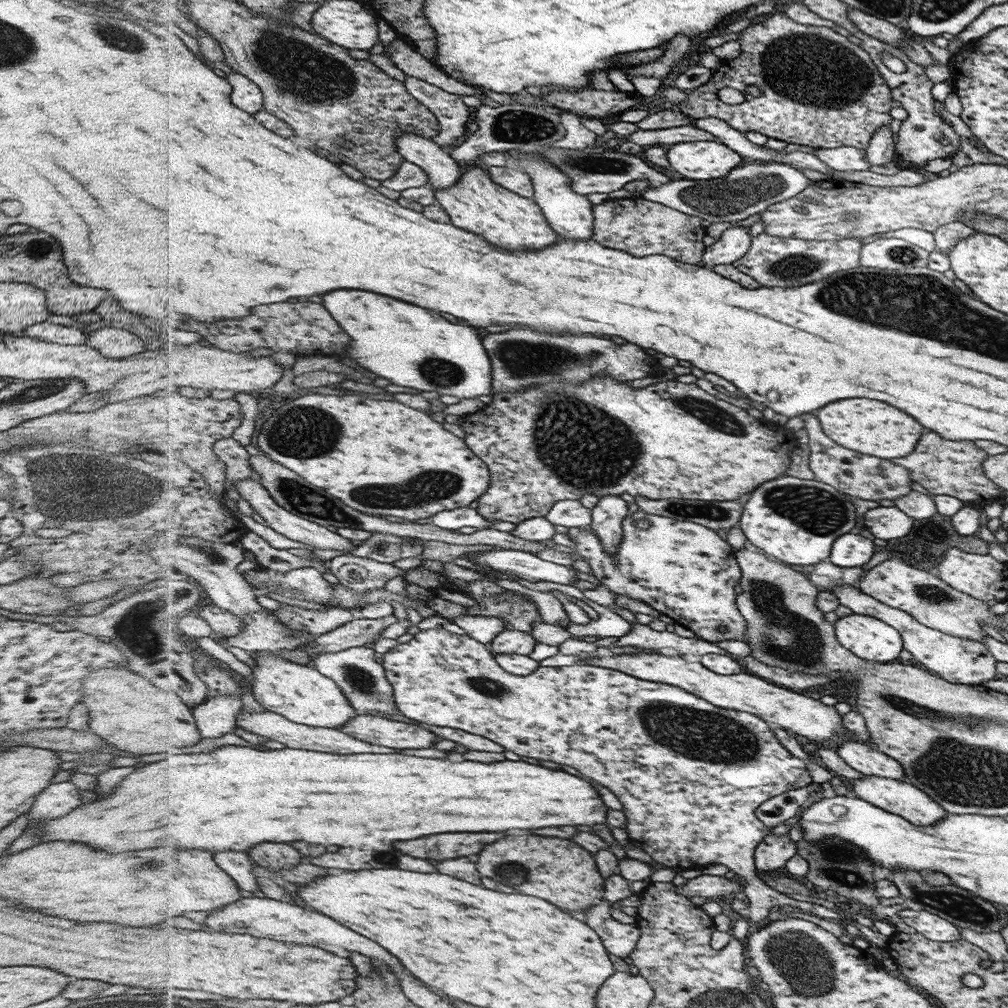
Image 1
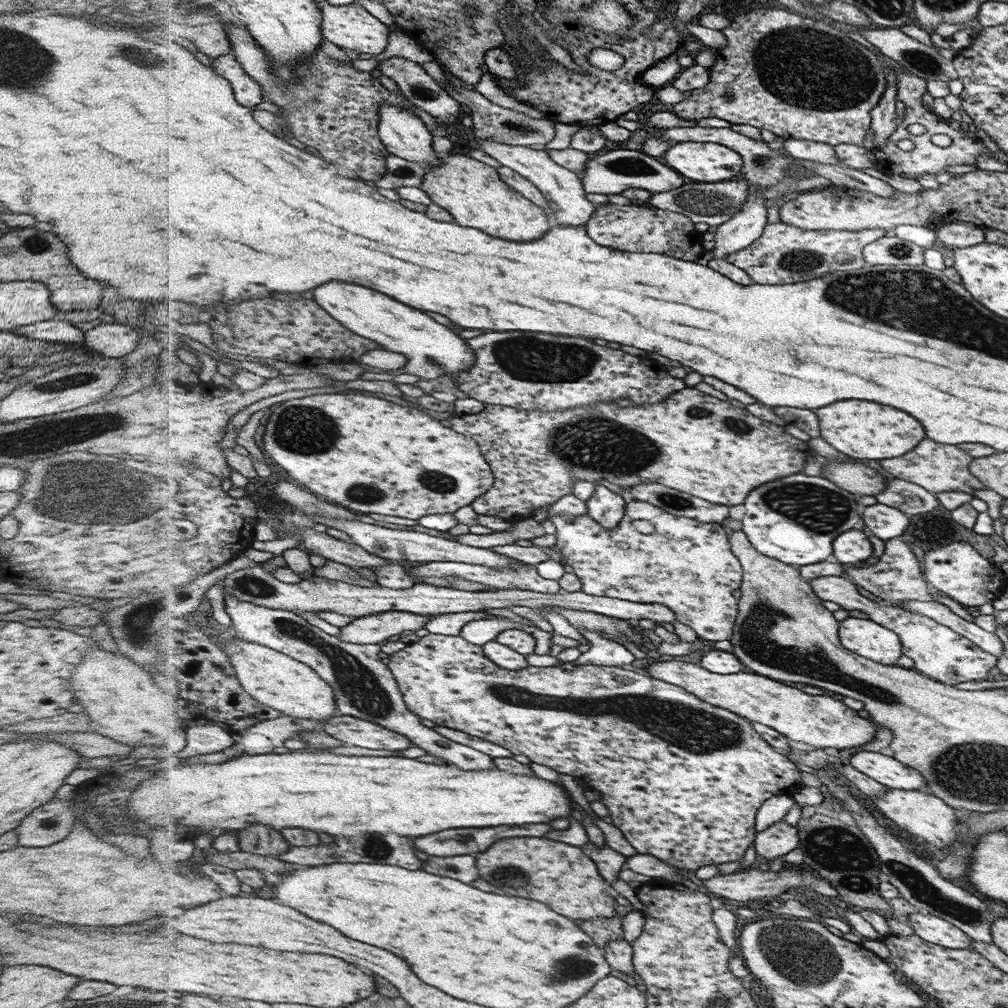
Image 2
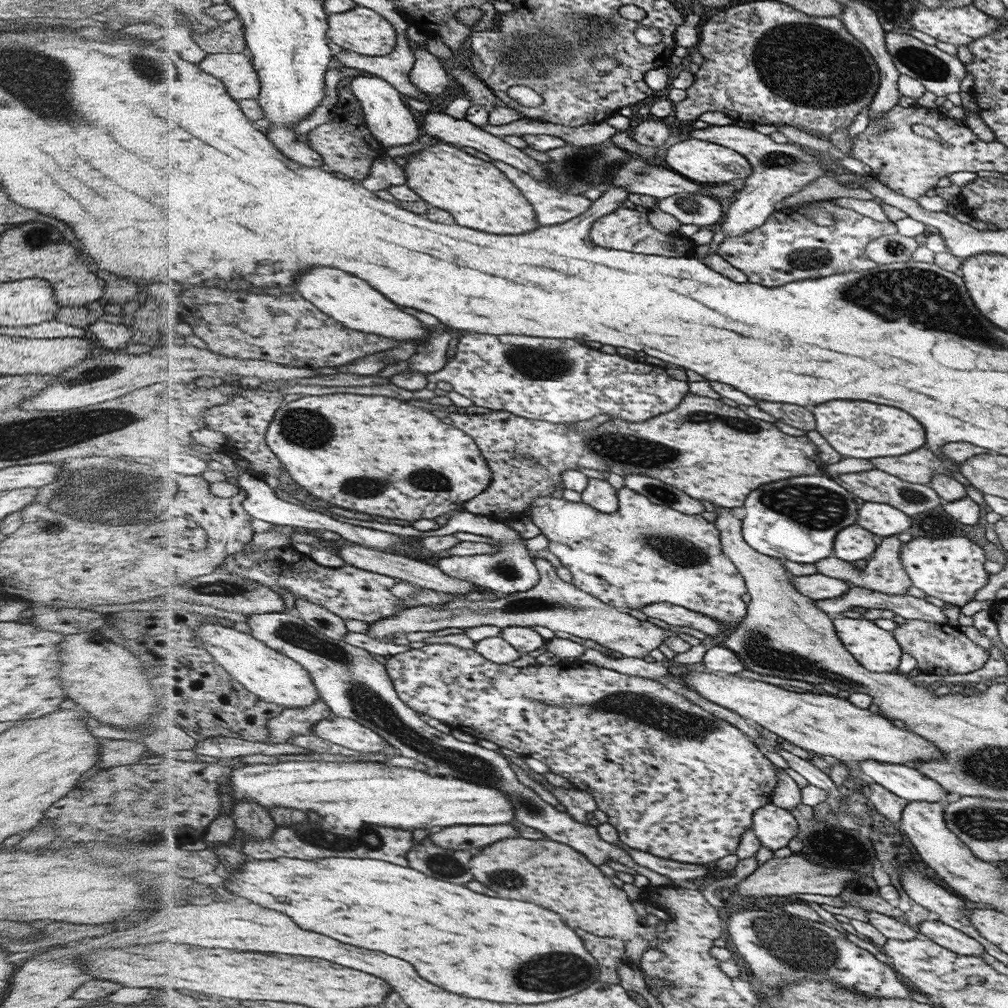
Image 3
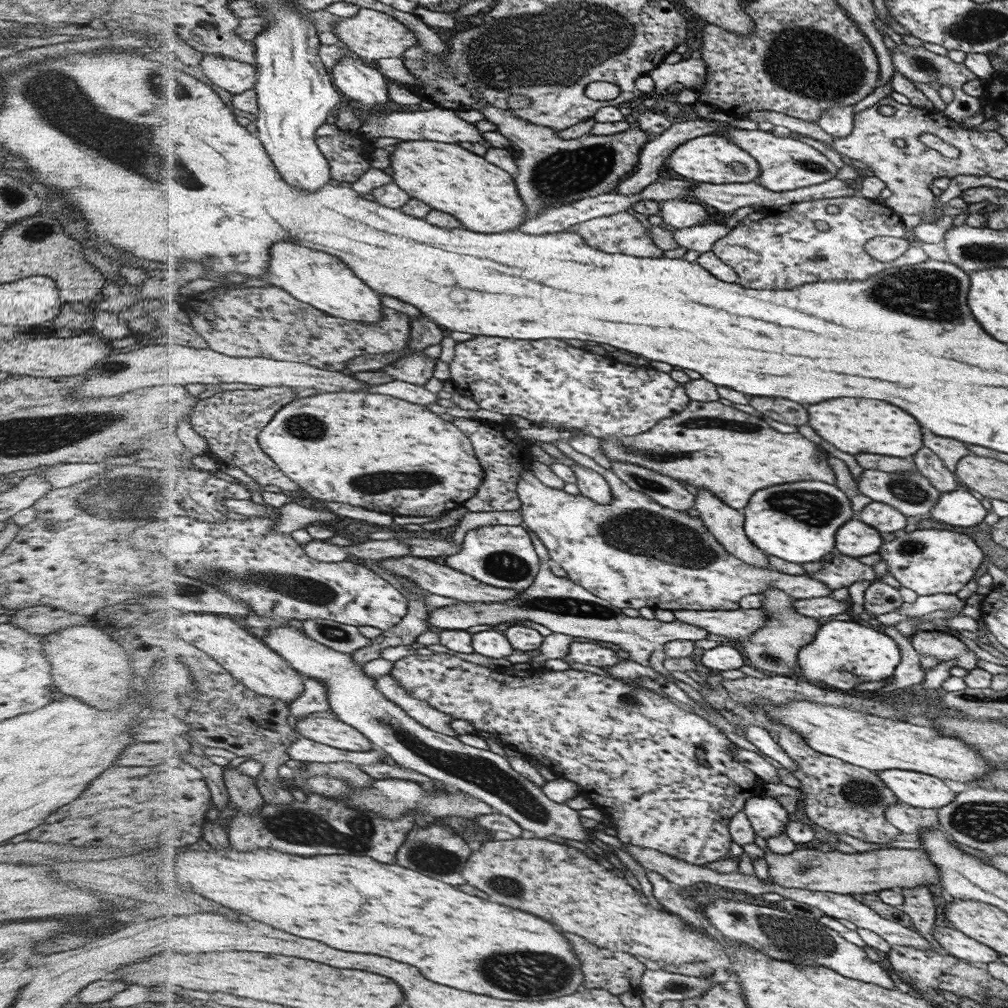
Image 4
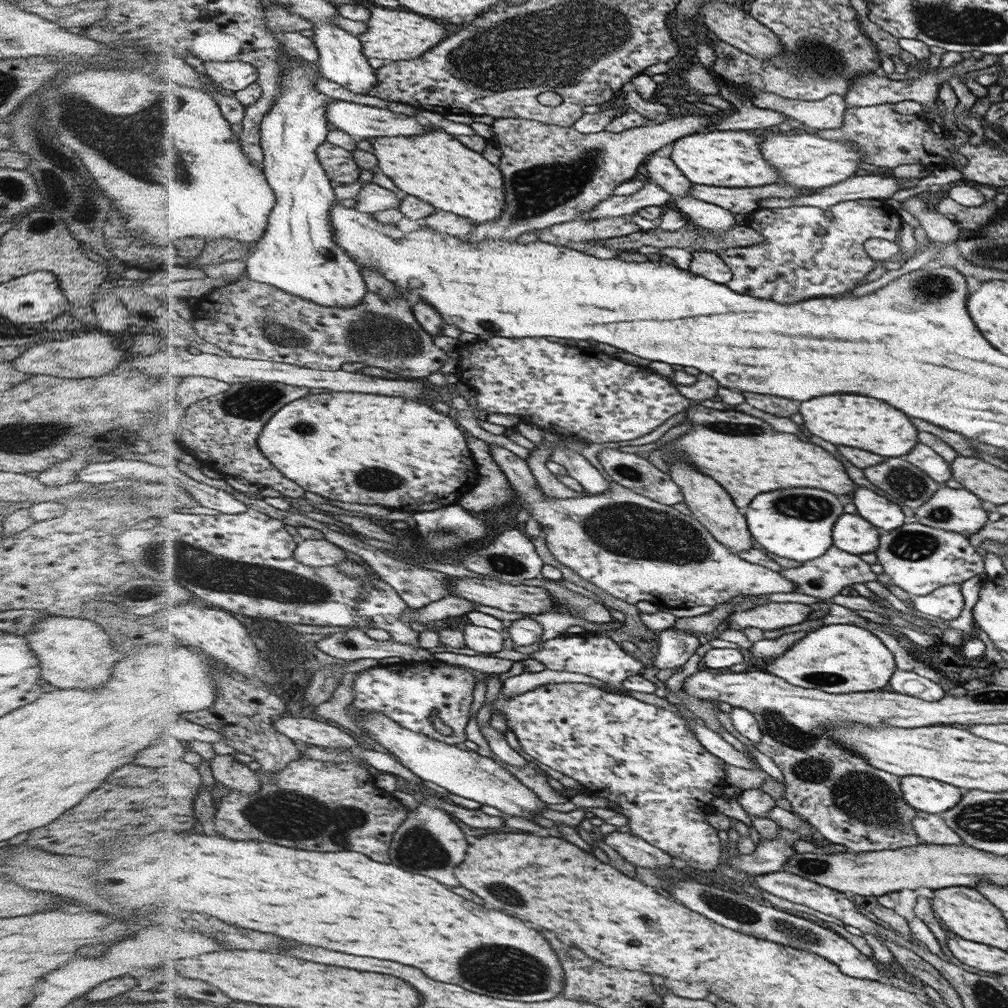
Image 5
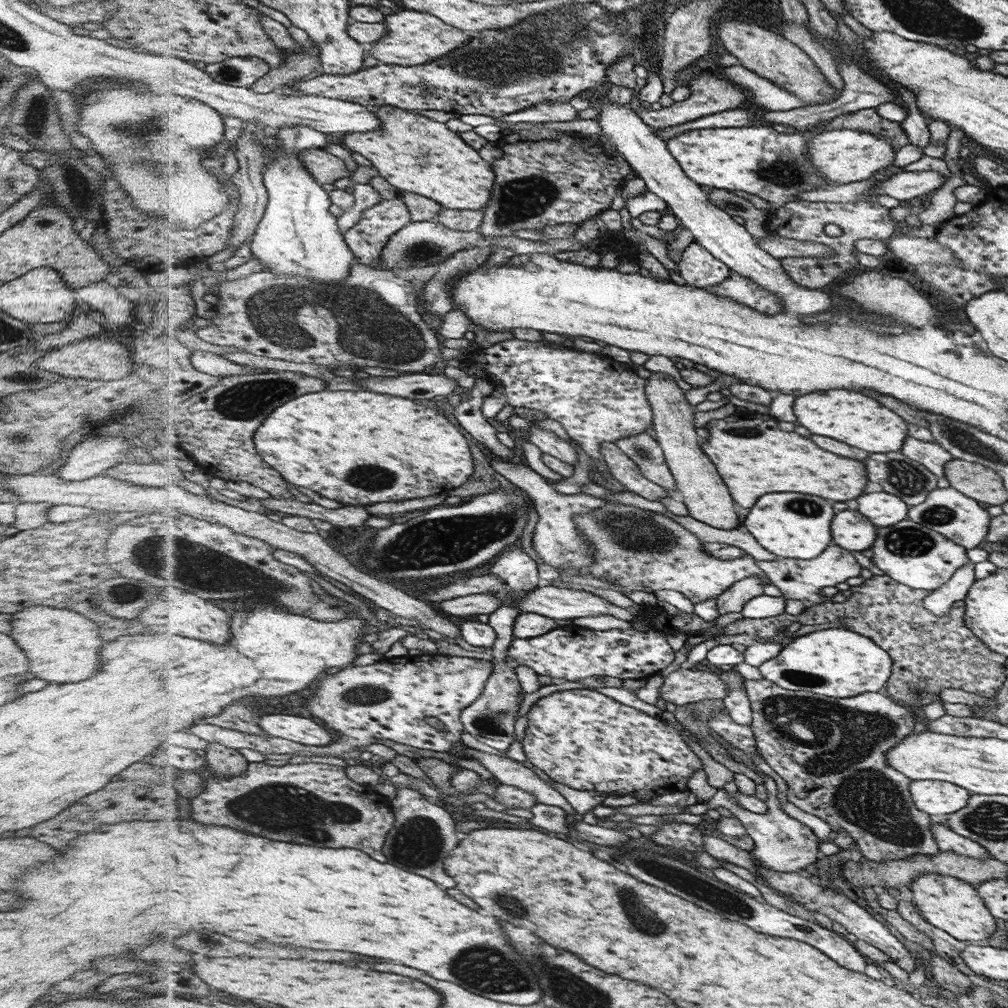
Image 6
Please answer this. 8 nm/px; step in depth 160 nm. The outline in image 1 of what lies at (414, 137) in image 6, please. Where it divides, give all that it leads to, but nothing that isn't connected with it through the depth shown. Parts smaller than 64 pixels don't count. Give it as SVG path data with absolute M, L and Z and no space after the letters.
M479 163L462 166L462 171L456 184L434 190L438 204L450 215L454 226L464 226L464 230L472 230L476 234L484 232L484 238L488 238L488 242L496 242L496 246L504 246L506 250L536 250L552 246L559 240L560 234L550 225L539 203L534 202L533 198L524 198L523 195L500 186Z

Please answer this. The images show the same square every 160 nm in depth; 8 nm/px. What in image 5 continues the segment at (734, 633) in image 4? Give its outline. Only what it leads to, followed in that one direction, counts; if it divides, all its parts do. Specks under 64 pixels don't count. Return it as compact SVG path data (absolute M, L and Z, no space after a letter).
M764 603L747 611L737 610L724 623L728 629L760 628L776 630L786 626L801 624L814 612L812 606L802 603Z

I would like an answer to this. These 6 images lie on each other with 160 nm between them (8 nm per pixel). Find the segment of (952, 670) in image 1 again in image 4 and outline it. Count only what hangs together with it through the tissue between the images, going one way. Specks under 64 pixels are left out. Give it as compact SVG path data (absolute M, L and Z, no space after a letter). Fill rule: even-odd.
M556 441L554 444L576 463L598 472L606 480L612 493L610 504L598 504L584 495L576 496L564 490L548 488L526 469L518 487L522 503L519 511L528 528L539 536L548 549L549 558L564 568L569 579L594 596L607 600L612 606L634 610L648 606L654 611L736 610L736 602L742 596L758 594L767 588L779 588L794 599L828 597L832 593L831 588L811 576L784 574L772 568L765 569L745 563L728 552L700 517L690 516L687 511L663 507L651 496L628 487L611 469L605 469L588 455L577 452L569 442ZM928 631L914 633L911 639L912 646L918 654L929 654L936 656L938 660L955 662L955 666L972 670L977 667L978 657L960 639L946 633Z

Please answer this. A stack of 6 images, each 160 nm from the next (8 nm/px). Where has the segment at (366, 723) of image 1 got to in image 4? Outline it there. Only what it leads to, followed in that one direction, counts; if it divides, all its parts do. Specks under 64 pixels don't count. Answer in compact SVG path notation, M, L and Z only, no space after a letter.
M308 717L297 723L300 737L336 748L366 752L377 746L355 726L336 717Z

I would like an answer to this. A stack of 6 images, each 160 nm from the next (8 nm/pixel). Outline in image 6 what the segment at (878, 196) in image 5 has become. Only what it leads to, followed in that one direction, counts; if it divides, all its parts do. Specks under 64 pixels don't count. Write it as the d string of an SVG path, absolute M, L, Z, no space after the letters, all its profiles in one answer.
M936 170L901 171L884 181L877 181L871 195L888 195L896 200L918 202L938 190L947 177Z

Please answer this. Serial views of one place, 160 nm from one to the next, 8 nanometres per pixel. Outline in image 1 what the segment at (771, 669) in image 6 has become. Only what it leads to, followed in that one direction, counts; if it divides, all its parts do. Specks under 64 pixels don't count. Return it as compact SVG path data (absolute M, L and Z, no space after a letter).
M862 614L838 618L836 634L842 646L860 658L879 663L897 662L903 652L903 637L895 627Z

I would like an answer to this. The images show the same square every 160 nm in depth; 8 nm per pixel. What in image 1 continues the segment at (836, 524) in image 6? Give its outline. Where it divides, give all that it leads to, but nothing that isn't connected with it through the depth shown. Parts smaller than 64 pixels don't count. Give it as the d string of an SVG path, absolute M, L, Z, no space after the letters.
M844 534L836 546L832 546L832 558L836 566L860 567L874 556L874 544L859 534Z

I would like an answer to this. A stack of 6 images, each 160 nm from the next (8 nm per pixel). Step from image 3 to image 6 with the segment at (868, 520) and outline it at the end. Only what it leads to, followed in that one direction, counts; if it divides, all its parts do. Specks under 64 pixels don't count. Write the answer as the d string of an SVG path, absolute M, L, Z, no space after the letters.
M884 491L864 494L864 498L858 498L856 502L858 502L858 510L880 528L895 525L909 518L906 516L909 514L906 503L898 496Z

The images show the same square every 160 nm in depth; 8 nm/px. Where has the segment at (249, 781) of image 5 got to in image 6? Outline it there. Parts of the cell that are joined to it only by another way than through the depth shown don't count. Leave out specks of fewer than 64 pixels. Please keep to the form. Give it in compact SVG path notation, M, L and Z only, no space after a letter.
M209 743L204 753L210 768L223 776L242 776L251 763L240 750L222 743Z

